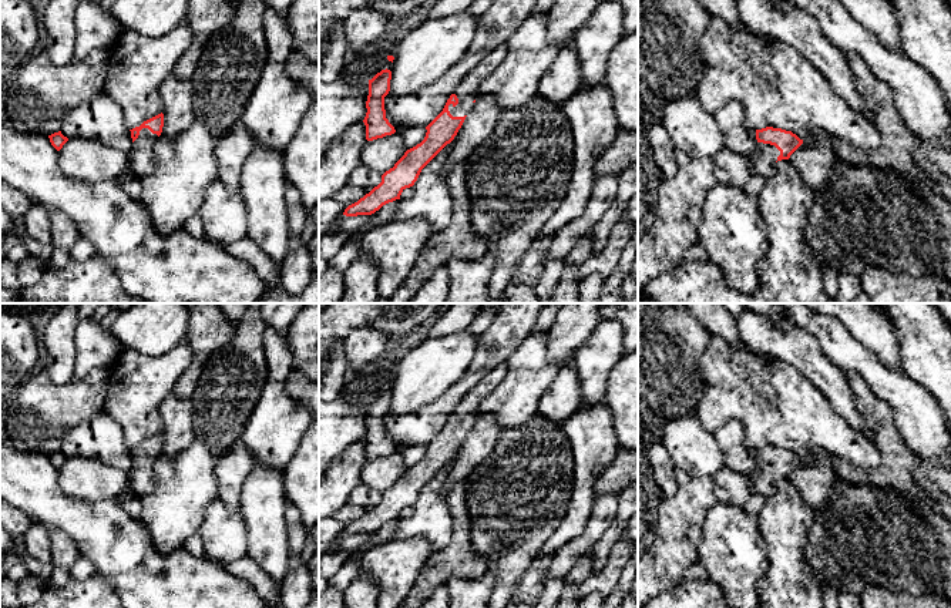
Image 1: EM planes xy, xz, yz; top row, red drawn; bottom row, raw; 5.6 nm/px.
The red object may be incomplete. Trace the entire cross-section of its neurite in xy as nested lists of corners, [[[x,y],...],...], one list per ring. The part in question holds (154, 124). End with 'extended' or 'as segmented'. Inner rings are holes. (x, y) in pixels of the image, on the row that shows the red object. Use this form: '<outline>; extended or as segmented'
[[[158,114],[131,131],[132,148],[127,154],[130,174],[141,179],[154,171],[154,145],[162,132],[164,114]]]; extended

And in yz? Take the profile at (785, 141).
[[[766,127],[756,130],[757,147],[747,157],[750,158],[750,172],[769,178],[774,174],[777,161],[789,159],[803,144],[796,134],[782,128]]]; extended

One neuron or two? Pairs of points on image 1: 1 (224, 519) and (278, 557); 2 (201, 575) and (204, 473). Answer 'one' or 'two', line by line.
1: two
2: two

